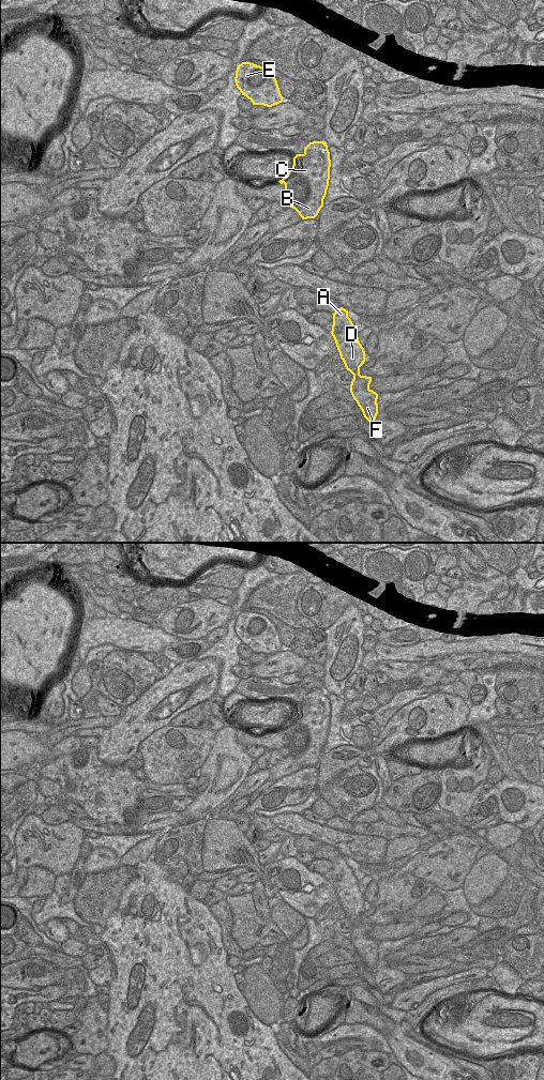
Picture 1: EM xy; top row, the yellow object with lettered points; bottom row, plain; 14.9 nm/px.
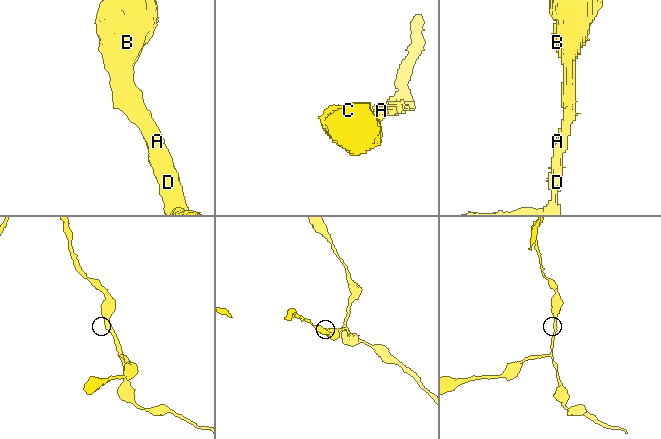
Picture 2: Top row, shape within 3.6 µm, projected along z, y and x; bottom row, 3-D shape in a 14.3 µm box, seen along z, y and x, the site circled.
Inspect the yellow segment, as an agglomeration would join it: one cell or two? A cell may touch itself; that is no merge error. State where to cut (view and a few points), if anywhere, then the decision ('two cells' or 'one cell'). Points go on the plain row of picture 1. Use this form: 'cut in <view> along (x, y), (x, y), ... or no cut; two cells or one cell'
no cut; one cell

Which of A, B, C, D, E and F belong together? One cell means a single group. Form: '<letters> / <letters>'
A B C D E F

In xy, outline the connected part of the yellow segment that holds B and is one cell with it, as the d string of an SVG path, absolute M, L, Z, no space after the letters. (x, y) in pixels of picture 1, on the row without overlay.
M324 689L309 690L303 702L293 705L292 716L287 724L278 730L285 732L285 747L290 750L290 756L294 757L302 767L315 766L323 755L323 747L330 728L330 700Z

